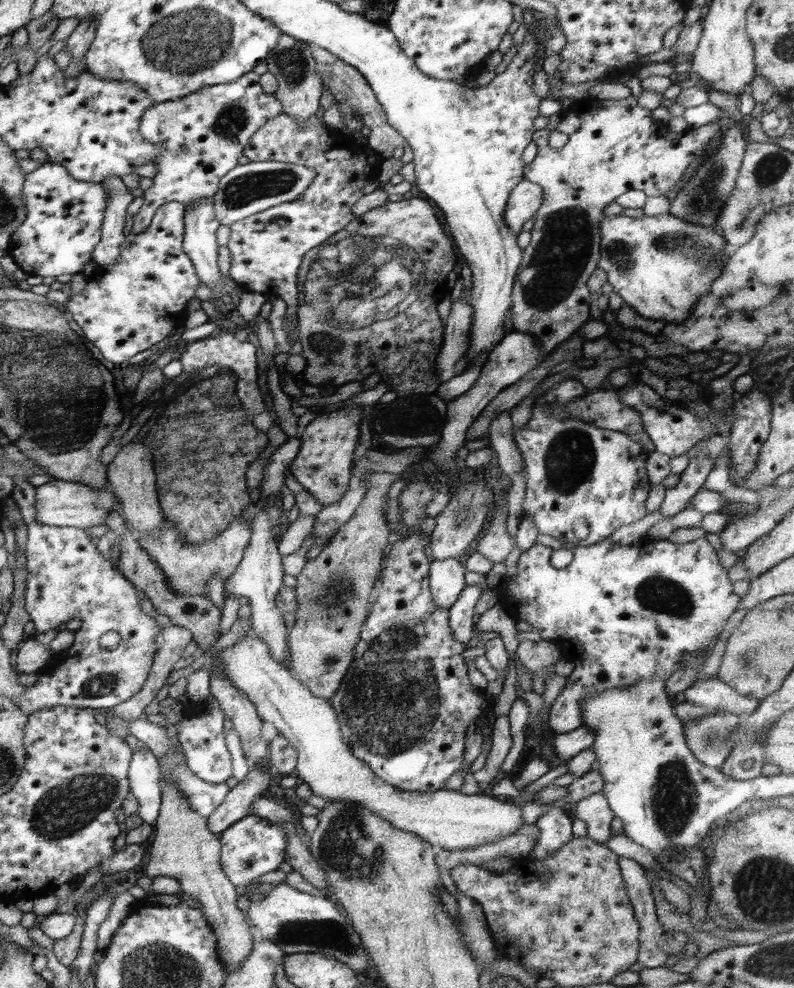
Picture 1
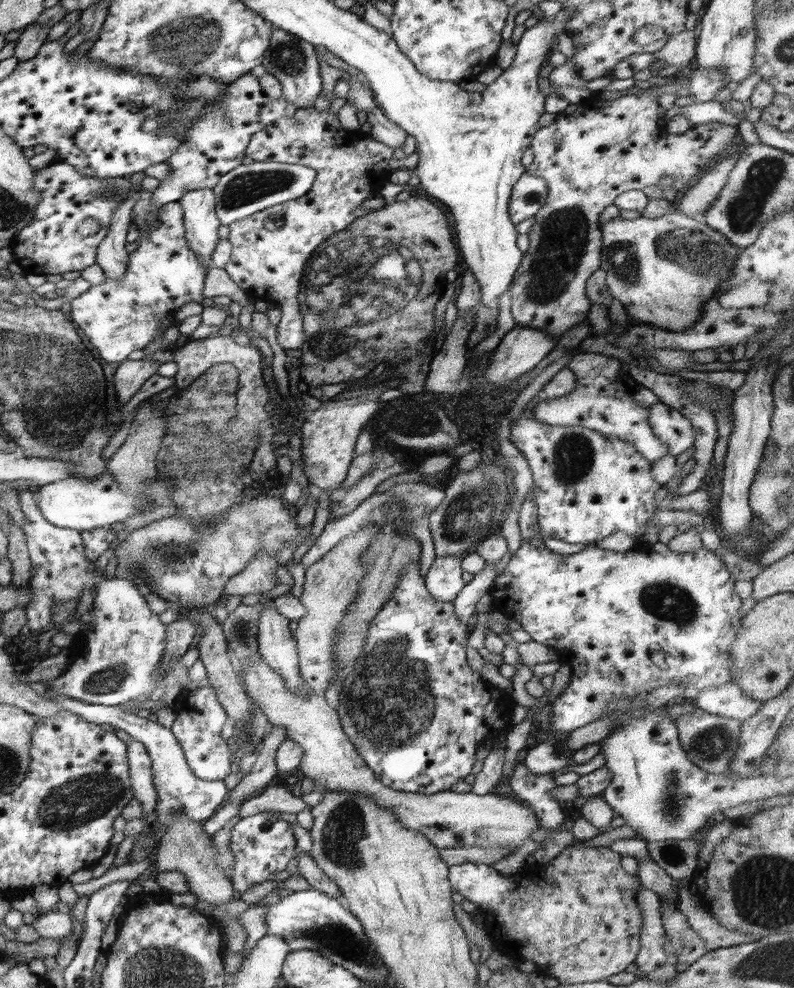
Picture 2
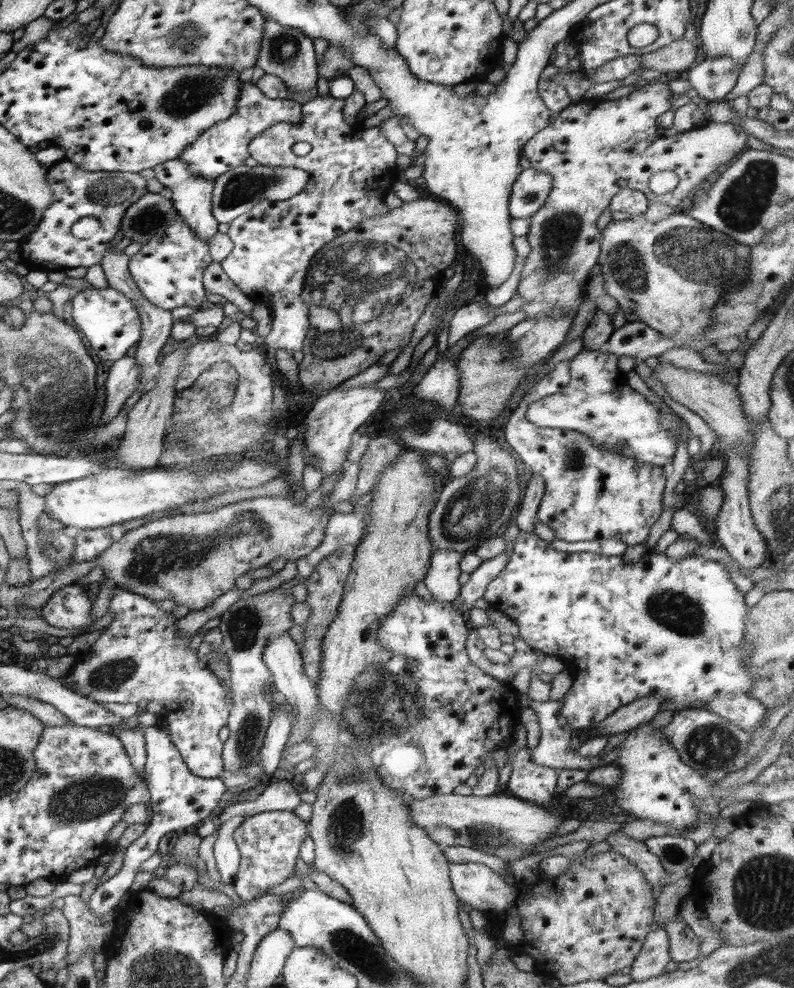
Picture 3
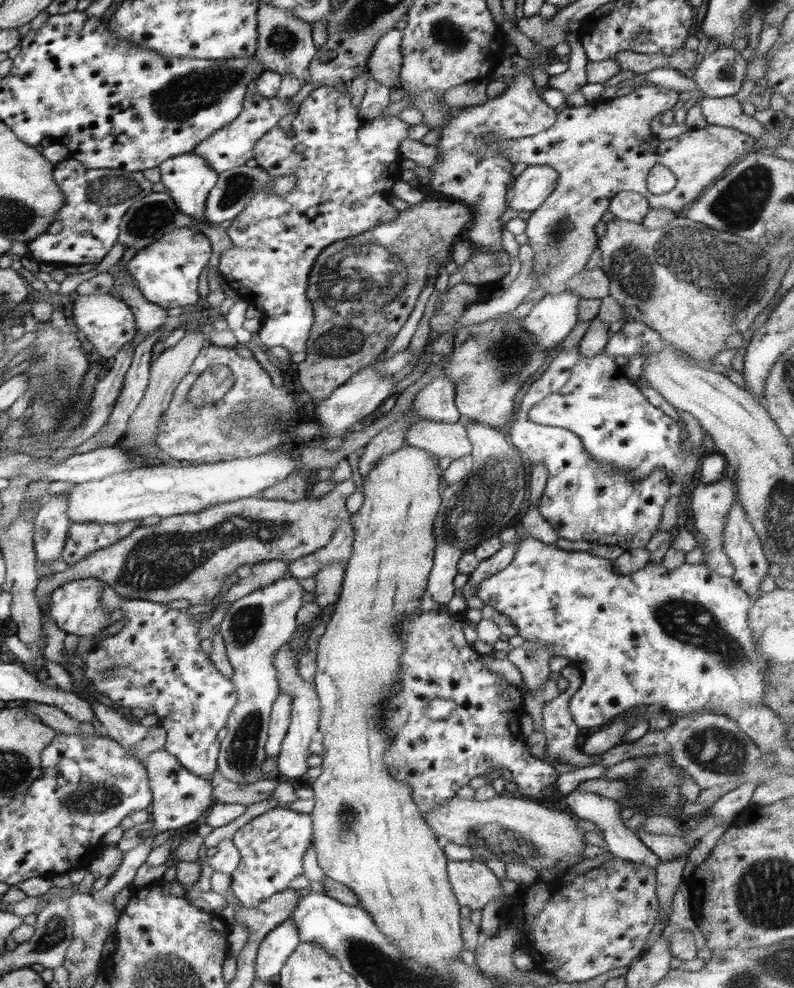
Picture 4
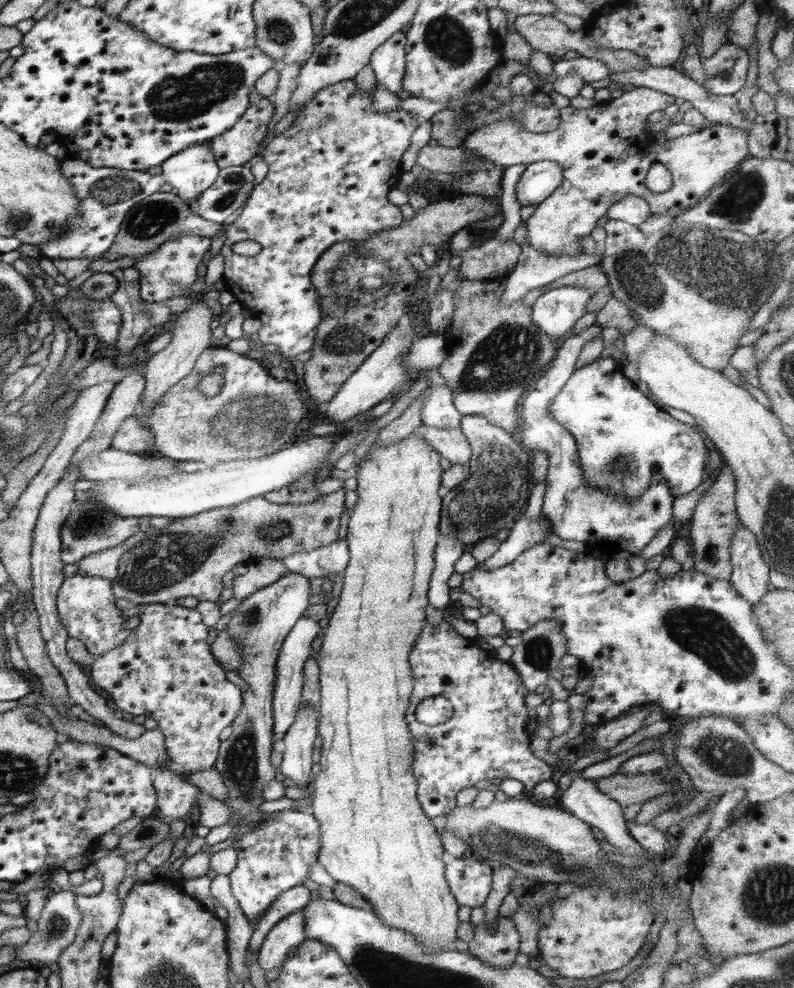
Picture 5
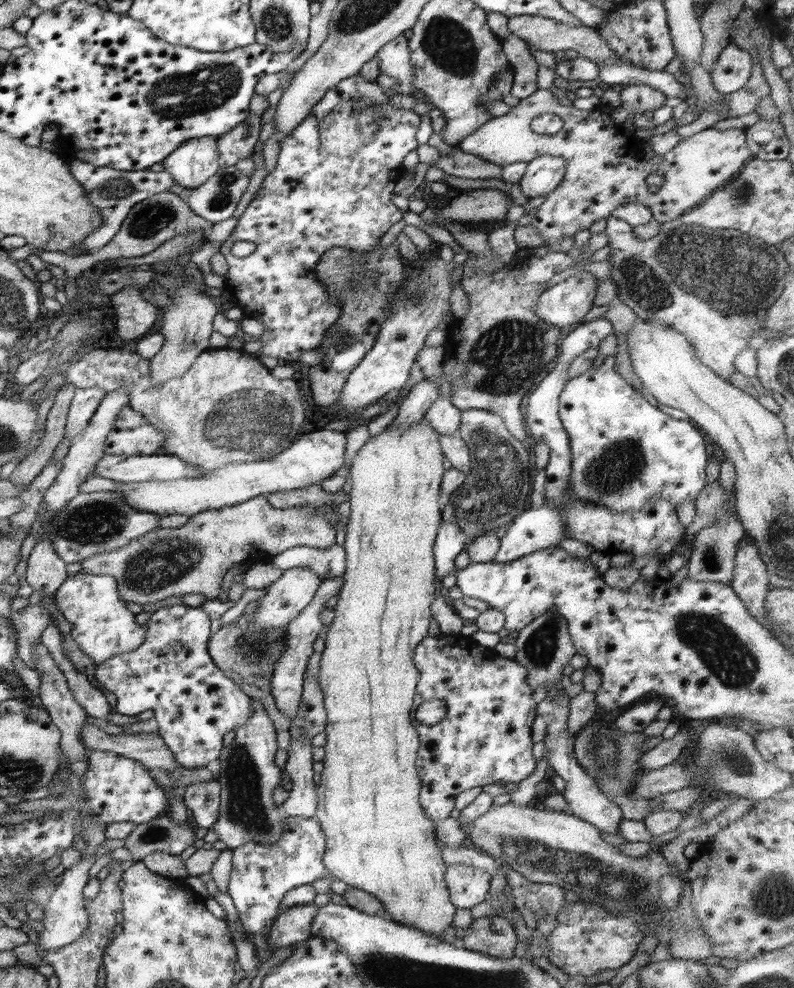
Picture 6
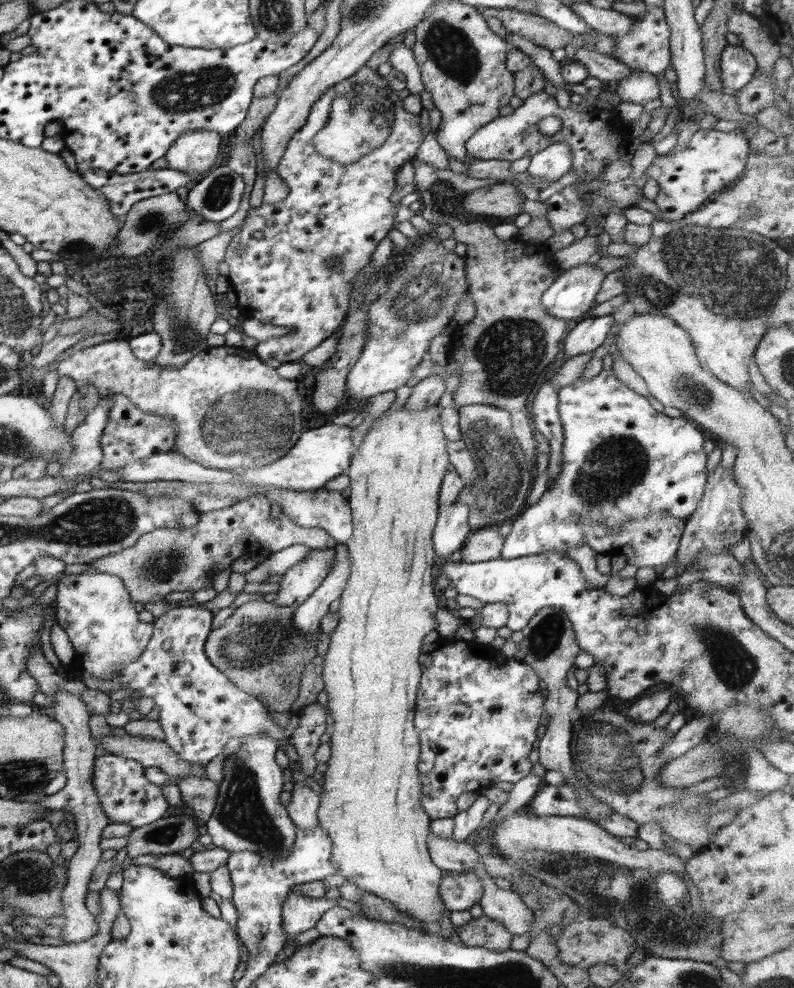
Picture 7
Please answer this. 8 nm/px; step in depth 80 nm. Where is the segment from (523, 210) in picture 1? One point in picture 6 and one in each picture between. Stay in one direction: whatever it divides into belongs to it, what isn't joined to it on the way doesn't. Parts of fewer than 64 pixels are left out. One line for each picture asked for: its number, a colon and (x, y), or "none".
2: (529, 194)
3: (531, 189)
4: (531, 189)
5: (540, 179)
6: (544, 174)

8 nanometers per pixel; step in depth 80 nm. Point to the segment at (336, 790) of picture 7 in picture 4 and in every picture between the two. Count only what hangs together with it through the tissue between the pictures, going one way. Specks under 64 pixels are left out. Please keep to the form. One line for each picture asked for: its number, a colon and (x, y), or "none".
4: (368, 833)
5: (375, 837)
6: (379, 839)

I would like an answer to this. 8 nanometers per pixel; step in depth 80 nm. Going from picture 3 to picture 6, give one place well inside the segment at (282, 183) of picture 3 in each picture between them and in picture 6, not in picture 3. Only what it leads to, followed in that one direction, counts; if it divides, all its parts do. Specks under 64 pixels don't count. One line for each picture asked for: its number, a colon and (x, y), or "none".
4: (236, 187)
5: (232, 188)
6: (215, 201)

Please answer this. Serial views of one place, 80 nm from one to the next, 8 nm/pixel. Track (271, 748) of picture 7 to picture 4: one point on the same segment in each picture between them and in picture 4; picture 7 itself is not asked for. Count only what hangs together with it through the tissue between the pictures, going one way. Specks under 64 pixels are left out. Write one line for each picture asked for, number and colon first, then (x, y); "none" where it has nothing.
4: (255, 627)
5: (260, 623)
6: (248, 775)

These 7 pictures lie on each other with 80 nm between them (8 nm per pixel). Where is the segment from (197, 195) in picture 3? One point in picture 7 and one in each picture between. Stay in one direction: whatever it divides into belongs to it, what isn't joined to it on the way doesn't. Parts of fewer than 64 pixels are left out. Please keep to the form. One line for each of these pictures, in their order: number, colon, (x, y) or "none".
4: (187, 177)
5: (193, 170)
6: (194, 161)
7: (196, 153)

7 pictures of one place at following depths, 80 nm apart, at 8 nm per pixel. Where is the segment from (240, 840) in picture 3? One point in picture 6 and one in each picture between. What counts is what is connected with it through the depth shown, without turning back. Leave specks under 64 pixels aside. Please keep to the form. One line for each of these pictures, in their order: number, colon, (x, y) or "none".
4: (272, 846)
5: (276, 855)
6: (262, 874)

